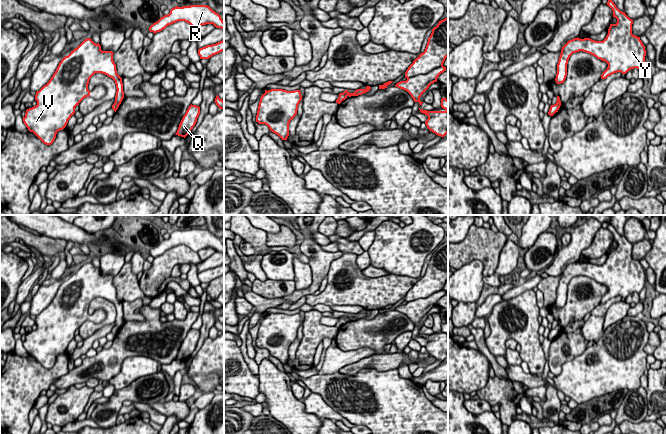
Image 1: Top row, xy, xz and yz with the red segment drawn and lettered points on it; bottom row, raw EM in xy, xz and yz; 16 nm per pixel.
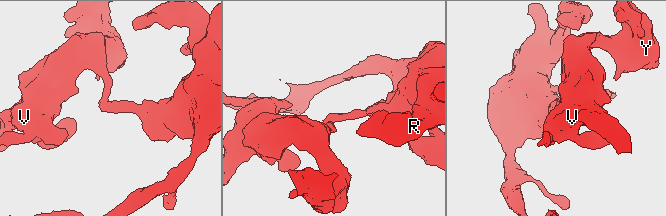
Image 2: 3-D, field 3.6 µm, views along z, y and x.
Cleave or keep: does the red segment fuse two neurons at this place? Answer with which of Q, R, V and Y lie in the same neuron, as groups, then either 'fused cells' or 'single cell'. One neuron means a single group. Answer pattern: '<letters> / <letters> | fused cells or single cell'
Q / R V Y | fused cells

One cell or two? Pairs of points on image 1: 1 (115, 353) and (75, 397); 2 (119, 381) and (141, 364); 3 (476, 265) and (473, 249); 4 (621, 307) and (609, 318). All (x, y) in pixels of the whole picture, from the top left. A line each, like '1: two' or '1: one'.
1: two
2: one
3: two
4: one

